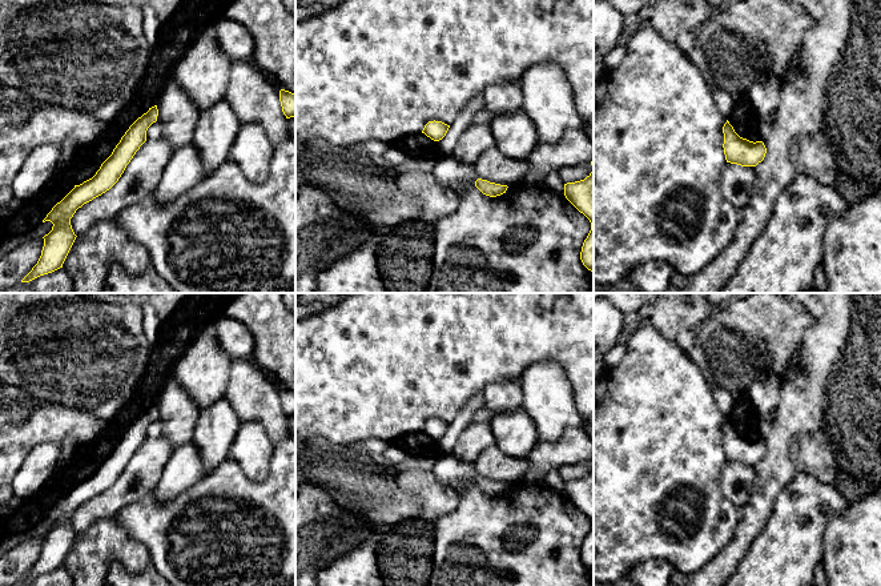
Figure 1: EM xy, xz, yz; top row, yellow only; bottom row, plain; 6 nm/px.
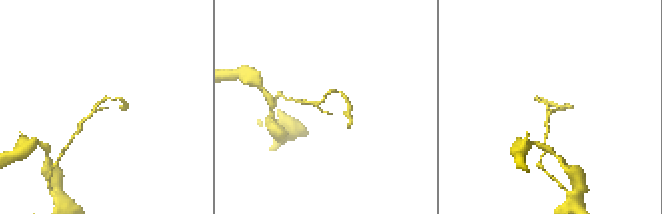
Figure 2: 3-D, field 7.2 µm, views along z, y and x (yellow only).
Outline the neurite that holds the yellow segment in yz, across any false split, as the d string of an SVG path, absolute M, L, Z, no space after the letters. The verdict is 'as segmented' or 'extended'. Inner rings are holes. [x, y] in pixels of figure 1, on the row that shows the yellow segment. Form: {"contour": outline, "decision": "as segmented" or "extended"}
{"contour": "M728 120L723 127L723 133L723 148L727 162L741 166L756 166L764 160L767 148L763 141L753 143L740 137Z", "decision": "as segmented"}

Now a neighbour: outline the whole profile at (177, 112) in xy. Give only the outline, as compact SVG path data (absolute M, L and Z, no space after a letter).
M170 77L157 103L157 121L164 125L162 137L173 152L193 143L200 109L186 92Z

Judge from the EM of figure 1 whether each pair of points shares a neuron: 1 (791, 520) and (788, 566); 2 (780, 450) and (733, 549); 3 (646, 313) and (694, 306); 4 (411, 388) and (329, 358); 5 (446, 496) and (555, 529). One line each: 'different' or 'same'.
1: same
2: same
3: same
4: same
5: different

